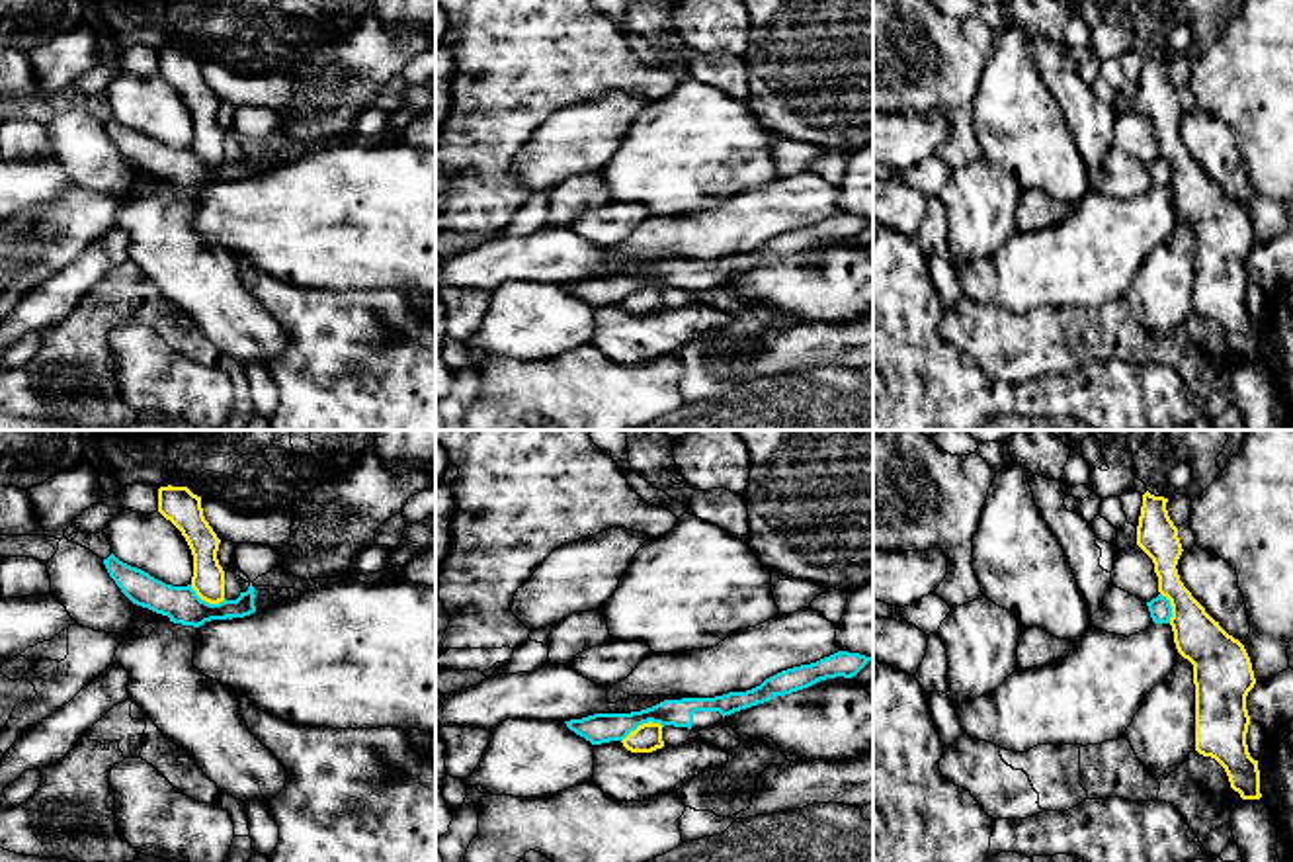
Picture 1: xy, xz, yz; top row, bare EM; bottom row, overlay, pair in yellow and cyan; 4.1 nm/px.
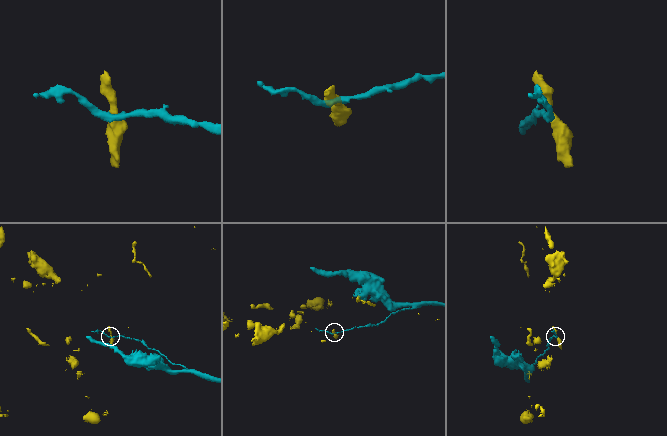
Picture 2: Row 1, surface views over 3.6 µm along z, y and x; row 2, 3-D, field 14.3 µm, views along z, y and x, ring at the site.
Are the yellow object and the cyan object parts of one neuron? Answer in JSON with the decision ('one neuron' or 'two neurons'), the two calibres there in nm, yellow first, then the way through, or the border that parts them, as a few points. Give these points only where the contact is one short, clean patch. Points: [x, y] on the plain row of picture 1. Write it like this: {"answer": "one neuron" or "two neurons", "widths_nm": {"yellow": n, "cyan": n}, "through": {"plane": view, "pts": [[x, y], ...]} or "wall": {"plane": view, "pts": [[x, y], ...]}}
{"answer": "two neurons", "widths_nm": {"yellow": 120, "cyan": 130}, "wall": {"plane": "xz", "pts": [[663, 288], [643, 284], [622, 303]]}}

